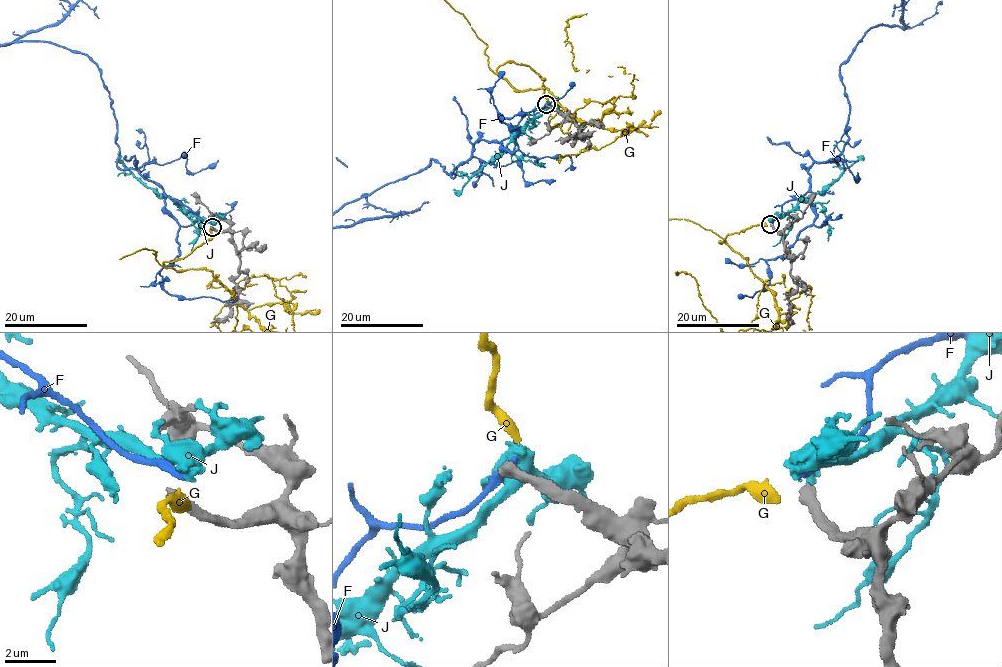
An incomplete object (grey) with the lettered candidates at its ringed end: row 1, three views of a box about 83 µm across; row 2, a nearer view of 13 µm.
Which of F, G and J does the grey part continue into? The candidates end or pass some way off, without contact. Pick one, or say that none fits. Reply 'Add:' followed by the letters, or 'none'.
Add: none

